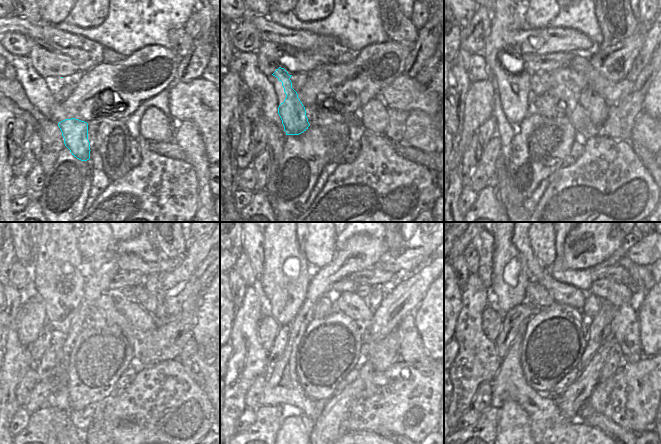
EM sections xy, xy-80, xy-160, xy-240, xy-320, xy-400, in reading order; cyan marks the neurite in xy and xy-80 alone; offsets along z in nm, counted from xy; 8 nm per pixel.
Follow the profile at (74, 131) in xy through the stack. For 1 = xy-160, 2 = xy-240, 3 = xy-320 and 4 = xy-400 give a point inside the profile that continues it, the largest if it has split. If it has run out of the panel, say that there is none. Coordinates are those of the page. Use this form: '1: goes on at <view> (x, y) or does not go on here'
1: goes on at xy-160 (505, 18)
2: goes on at xy-240 (58, 245)
3: goes on at xy-320 (286, 295)
4: goes on at xy-400 (508, 296)

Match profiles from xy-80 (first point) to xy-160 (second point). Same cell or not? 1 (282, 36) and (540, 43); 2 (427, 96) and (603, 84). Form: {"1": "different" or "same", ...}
{"1": "same", "2": "same"}

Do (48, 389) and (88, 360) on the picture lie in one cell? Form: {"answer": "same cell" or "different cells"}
{"answer": "different cells"}

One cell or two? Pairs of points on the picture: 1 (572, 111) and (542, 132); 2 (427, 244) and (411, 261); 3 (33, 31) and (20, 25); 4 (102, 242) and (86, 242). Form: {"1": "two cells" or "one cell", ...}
{"1": "two cells", "2": "two cells", "3": "one cell", "4": "one cell"}

